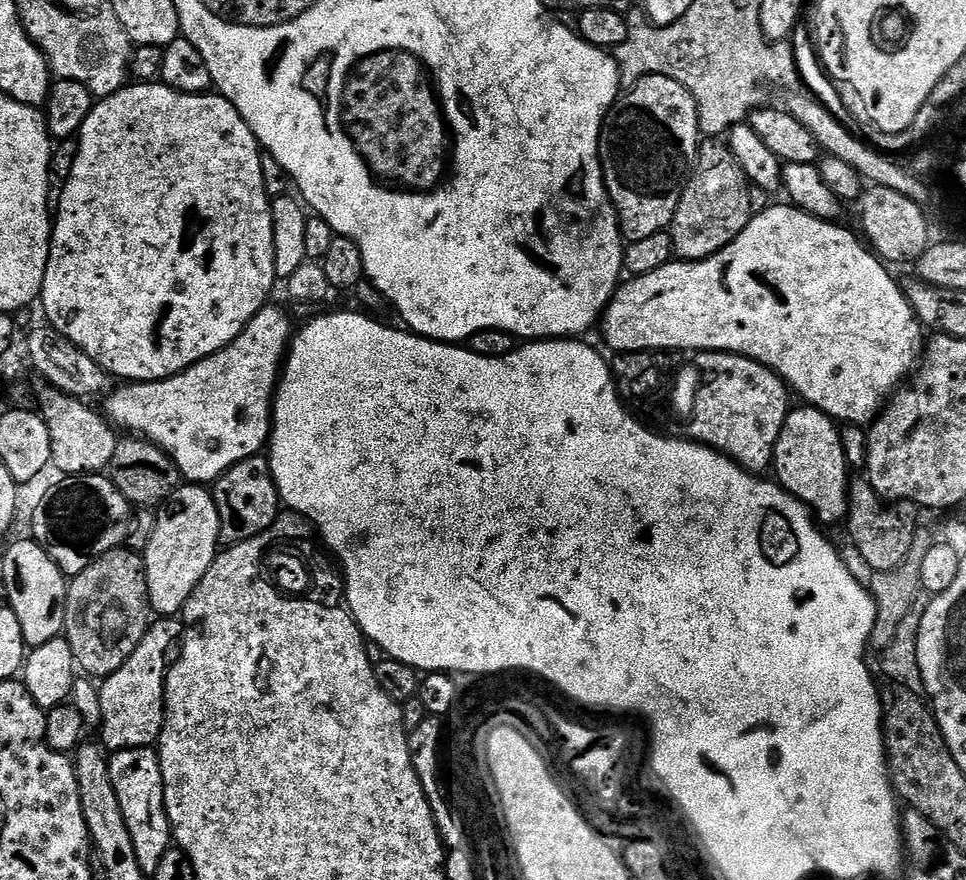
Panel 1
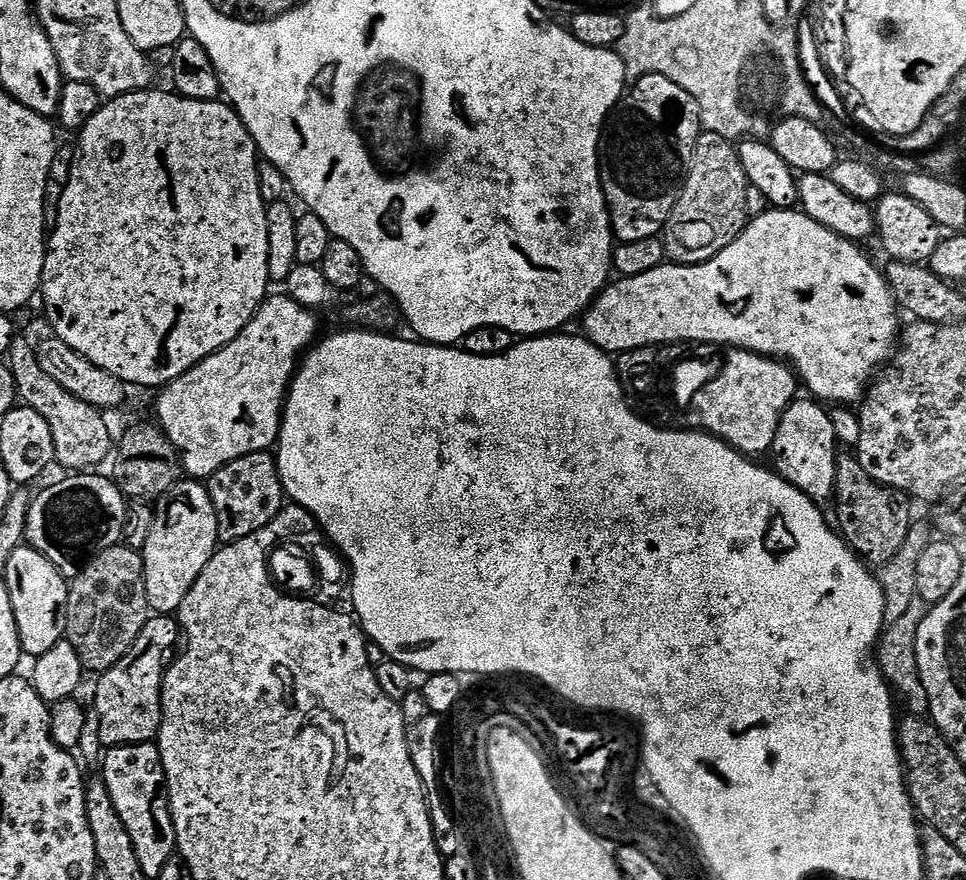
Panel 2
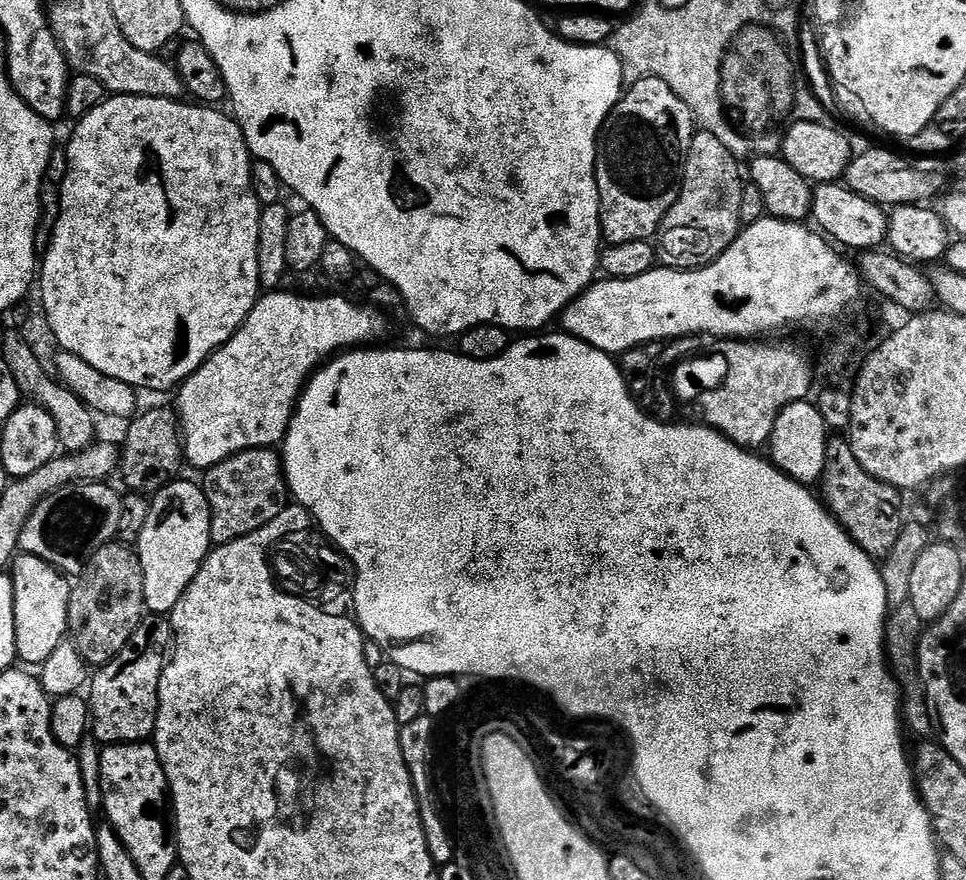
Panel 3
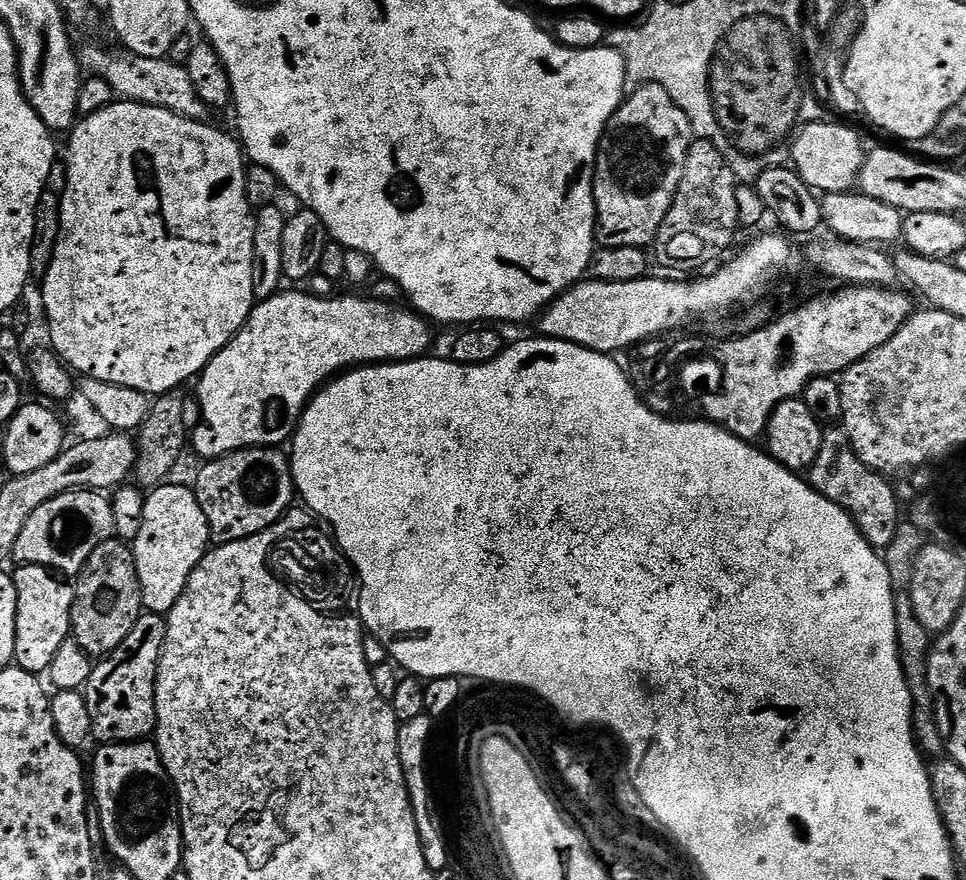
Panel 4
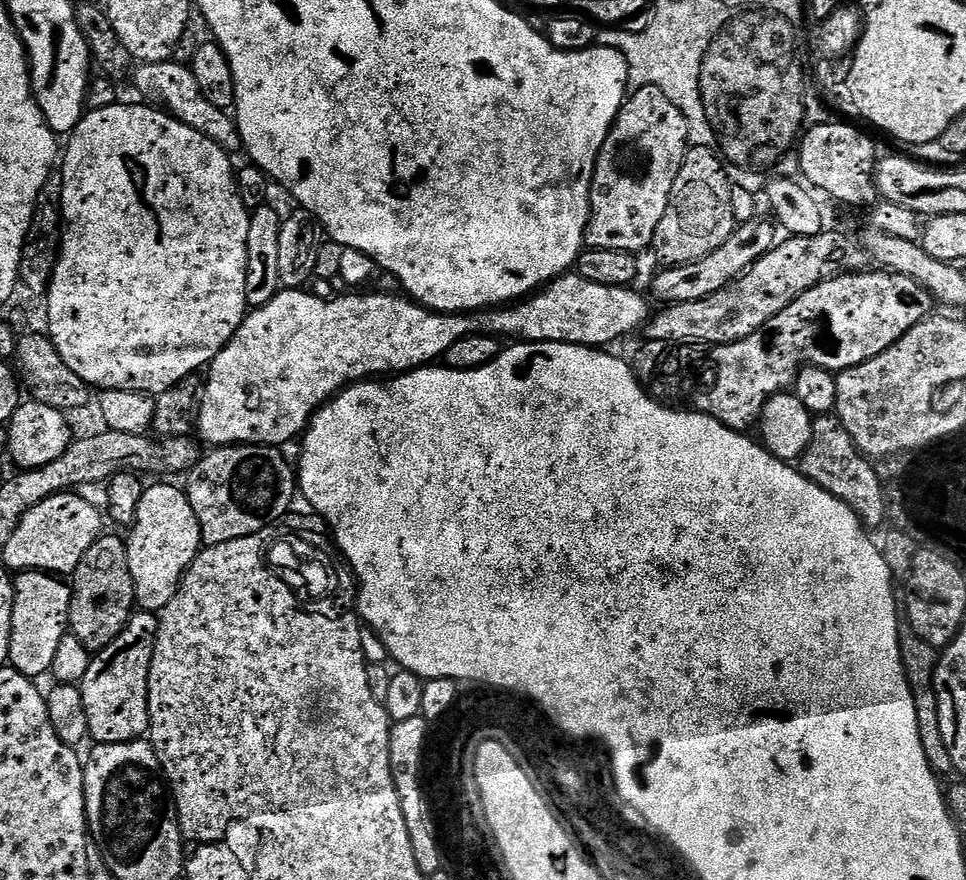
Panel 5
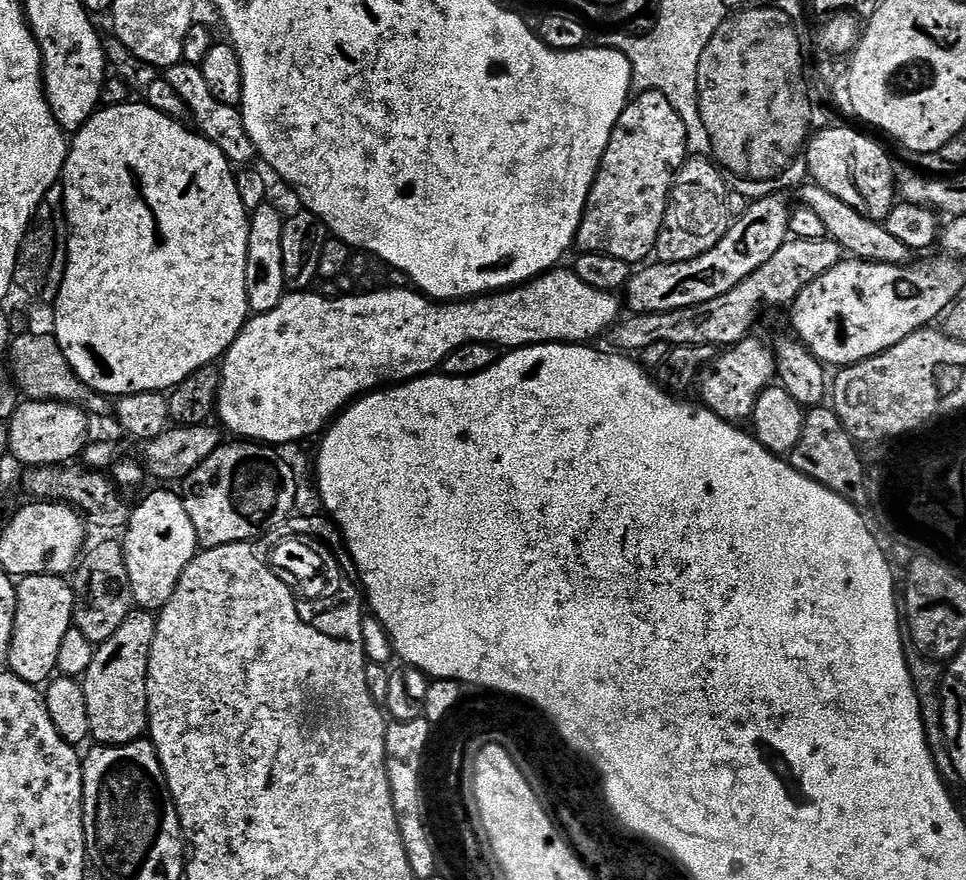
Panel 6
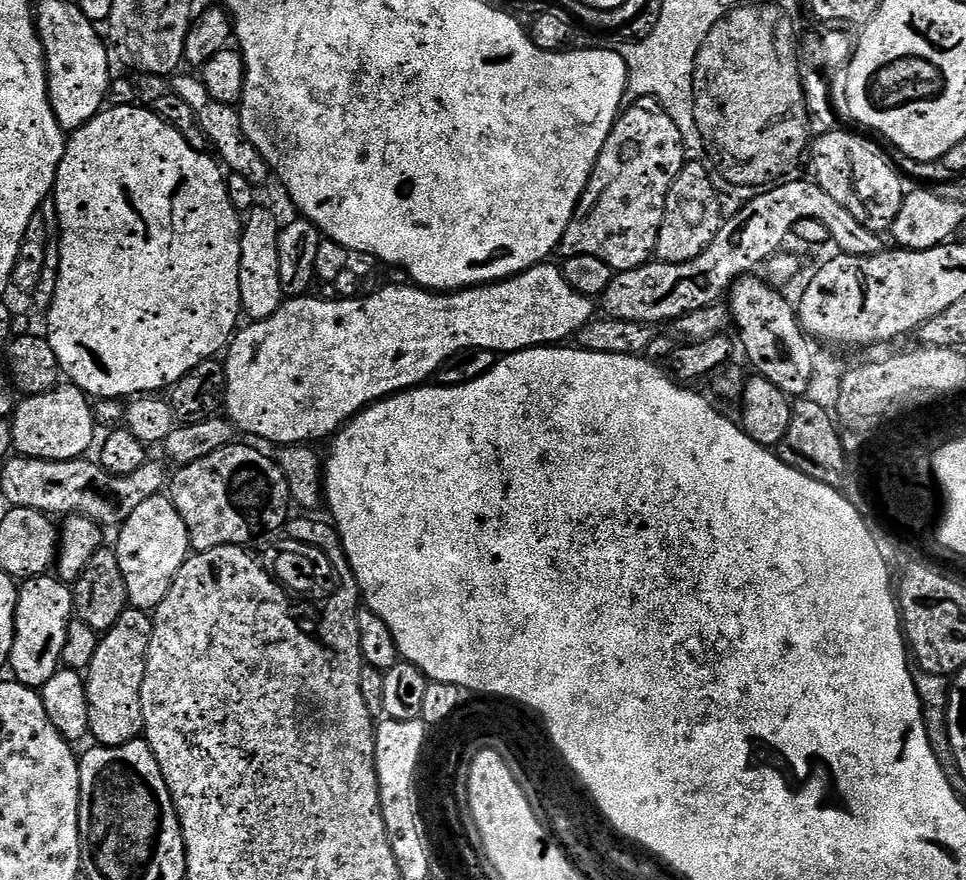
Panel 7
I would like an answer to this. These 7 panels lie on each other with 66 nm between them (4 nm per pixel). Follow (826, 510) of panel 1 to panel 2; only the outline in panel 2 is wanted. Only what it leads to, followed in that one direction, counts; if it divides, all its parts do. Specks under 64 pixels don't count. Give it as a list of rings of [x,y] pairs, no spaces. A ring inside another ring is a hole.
[[[797,398],[788,405],[778,422],[778,434],[774,434],[774,442],[770,449],[771,463],[775,471],[790,486],[802,490],[811,500],[825,502],[833,499],[837,491],[836,484],[836,449],[834,423],[831,422],[829,409],[815,399]]]

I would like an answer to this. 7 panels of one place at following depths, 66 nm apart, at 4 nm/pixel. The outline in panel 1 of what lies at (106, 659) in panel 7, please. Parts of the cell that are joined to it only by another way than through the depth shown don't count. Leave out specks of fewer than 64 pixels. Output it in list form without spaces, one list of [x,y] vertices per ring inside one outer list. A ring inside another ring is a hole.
[[[153,619],[142,642],[138,642],[138,650],[114,674],[103,677],[99,685],[102,718],[98,736],[105,749],[147,748],[159,741],[164,725],[164,684],[170,665],[180,654],[183,638],[183,619]]]

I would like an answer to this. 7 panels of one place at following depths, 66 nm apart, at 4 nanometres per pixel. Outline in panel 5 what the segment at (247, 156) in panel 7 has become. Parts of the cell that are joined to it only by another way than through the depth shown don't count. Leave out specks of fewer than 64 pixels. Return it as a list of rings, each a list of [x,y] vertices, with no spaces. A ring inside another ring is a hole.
[[[173,59],[163,60],[160,64],[140,64],[135,69],[135,76],[136,88],[145,96],[141,96],[145,101],[163,106],[186,126],[206,134],[206,138],[210,138],[225,152],[236,154],[236,151],[241,151],[240,131],[235,115],[231,111],[214,106],[214,102],[206,99],[206,94],[202,94],[189,65],[176,64]]]

